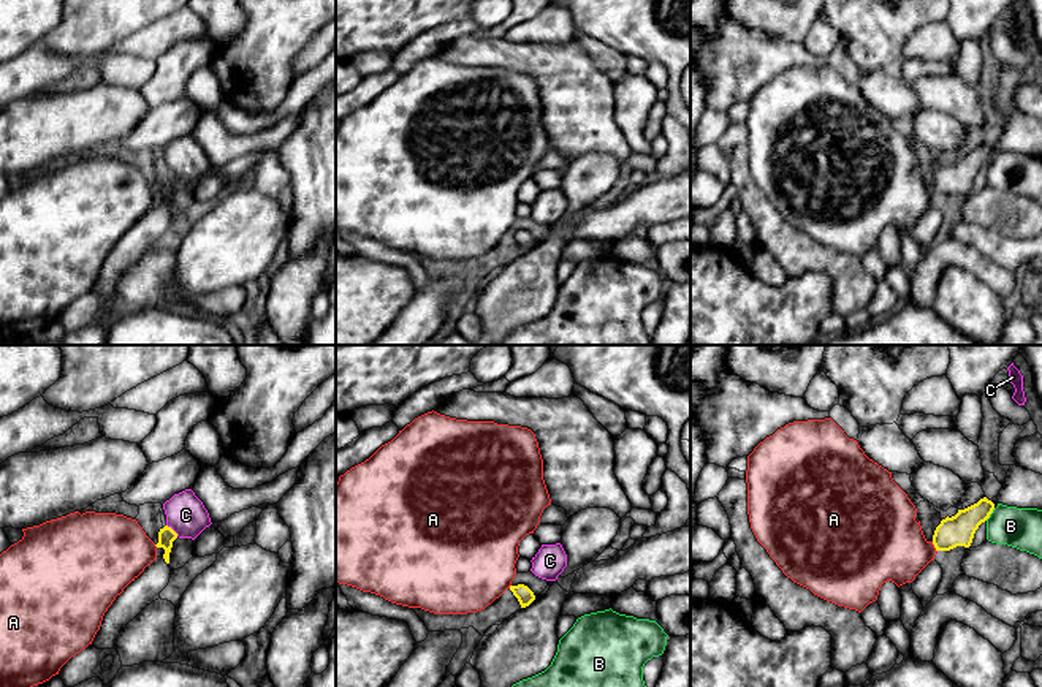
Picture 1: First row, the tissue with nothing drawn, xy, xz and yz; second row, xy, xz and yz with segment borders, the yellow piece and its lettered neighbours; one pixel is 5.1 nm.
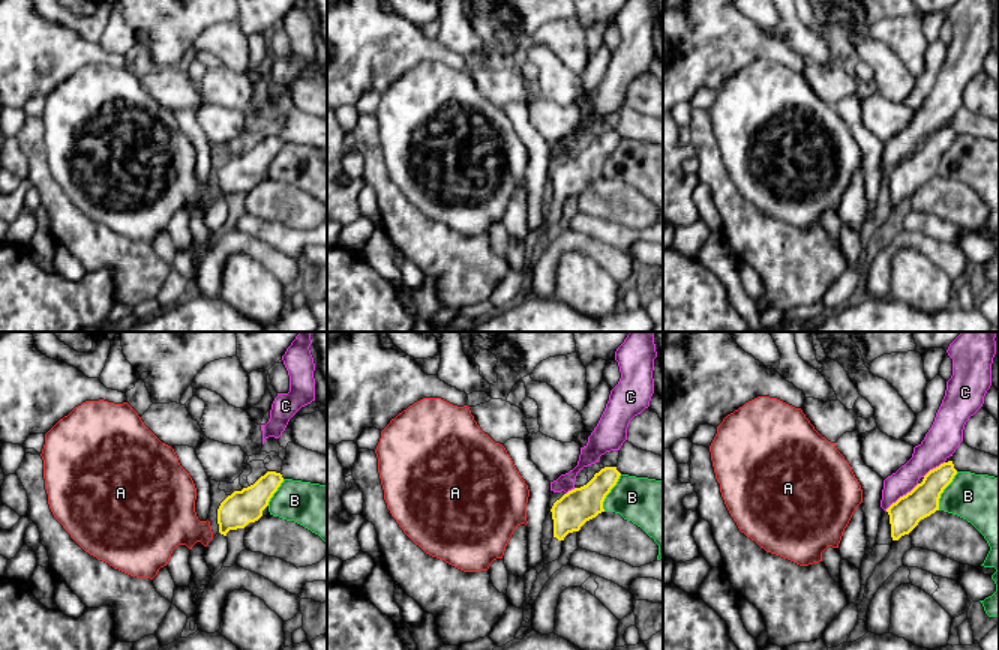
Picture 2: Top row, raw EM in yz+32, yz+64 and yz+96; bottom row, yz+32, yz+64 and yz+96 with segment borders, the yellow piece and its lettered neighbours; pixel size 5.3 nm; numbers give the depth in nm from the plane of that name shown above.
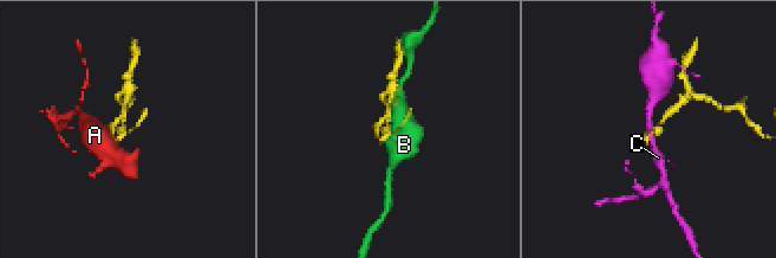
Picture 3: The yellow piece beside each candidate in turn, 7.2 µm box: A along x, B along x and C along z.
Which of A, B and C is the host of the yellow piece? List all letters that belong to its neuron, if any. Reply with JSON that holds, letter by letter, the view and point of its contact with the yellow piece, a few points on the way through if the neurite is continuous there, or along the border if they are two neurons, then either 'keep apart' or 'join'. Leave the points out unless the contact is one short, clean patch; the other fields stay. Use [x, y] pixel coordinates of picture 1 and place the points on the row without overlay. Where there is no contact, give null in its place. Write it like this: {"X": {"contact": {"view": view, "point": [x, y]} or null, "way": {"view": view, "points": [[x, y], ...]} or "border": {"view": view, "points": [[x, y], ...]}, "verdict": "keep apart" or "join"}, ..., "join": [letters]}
{"A": {"contact": {"view": "yz", "point": [935, 192]}, "border": {"view": "yz", "points": [[931, 187], [936, 197]]}, "verdict": "keep apart"}, "B": {"contact": {"view": "yz", "point": [990, 159]}, "verdict": "keep apart"}, "C": {"contact": {"view": "xy", "point": [173, 176]}, "border": {"view": "xy", "points": [[167, 170], [178, 181]]}, "verdict": "keep apart"}, "join": []}

